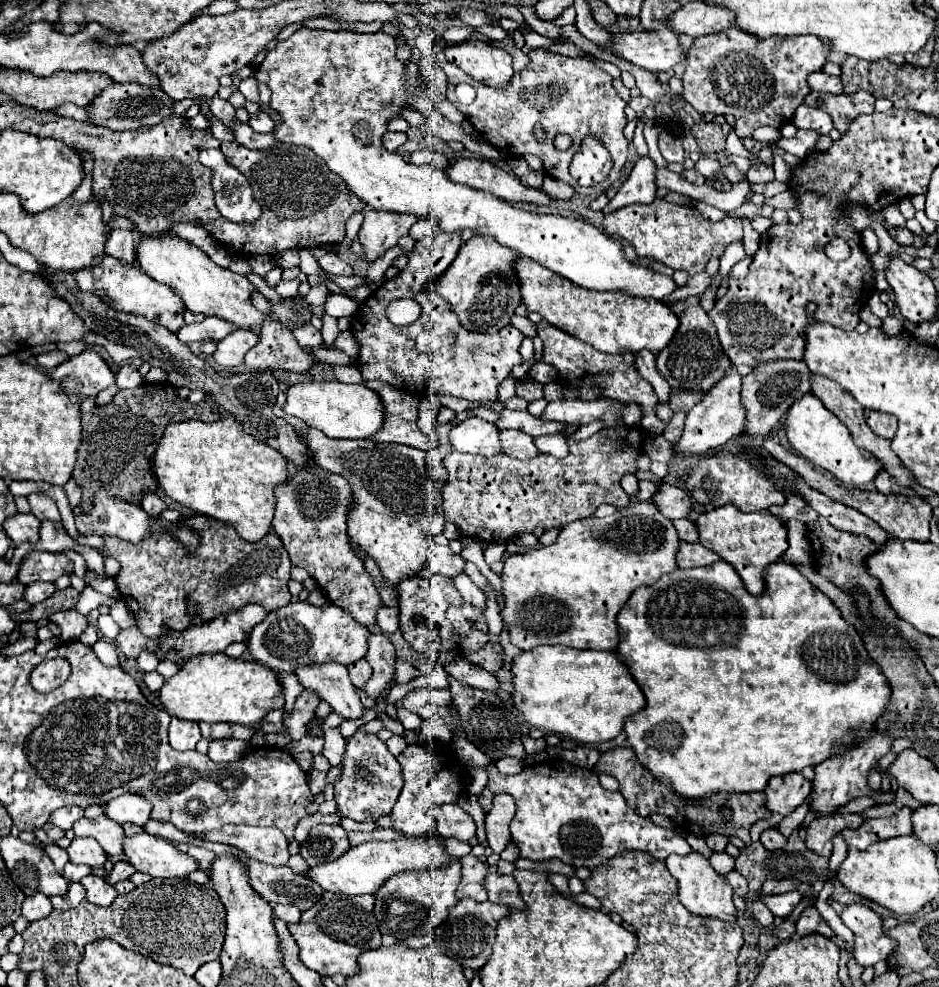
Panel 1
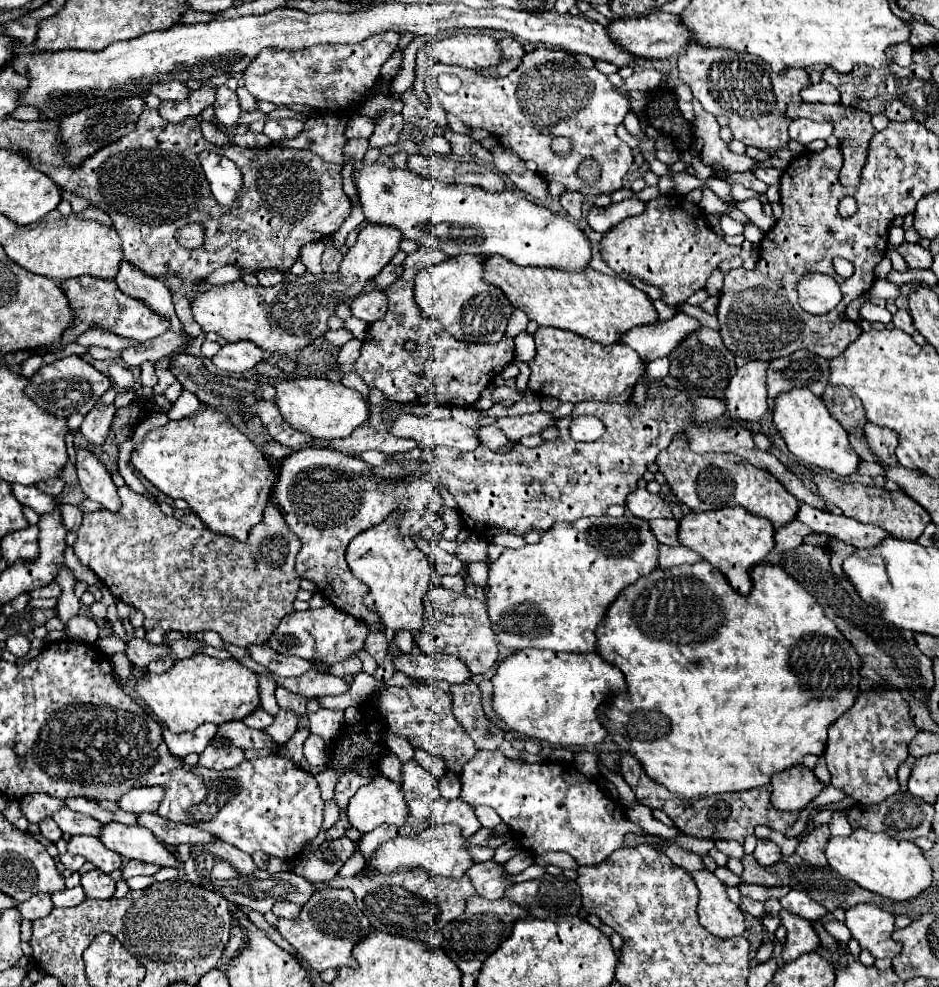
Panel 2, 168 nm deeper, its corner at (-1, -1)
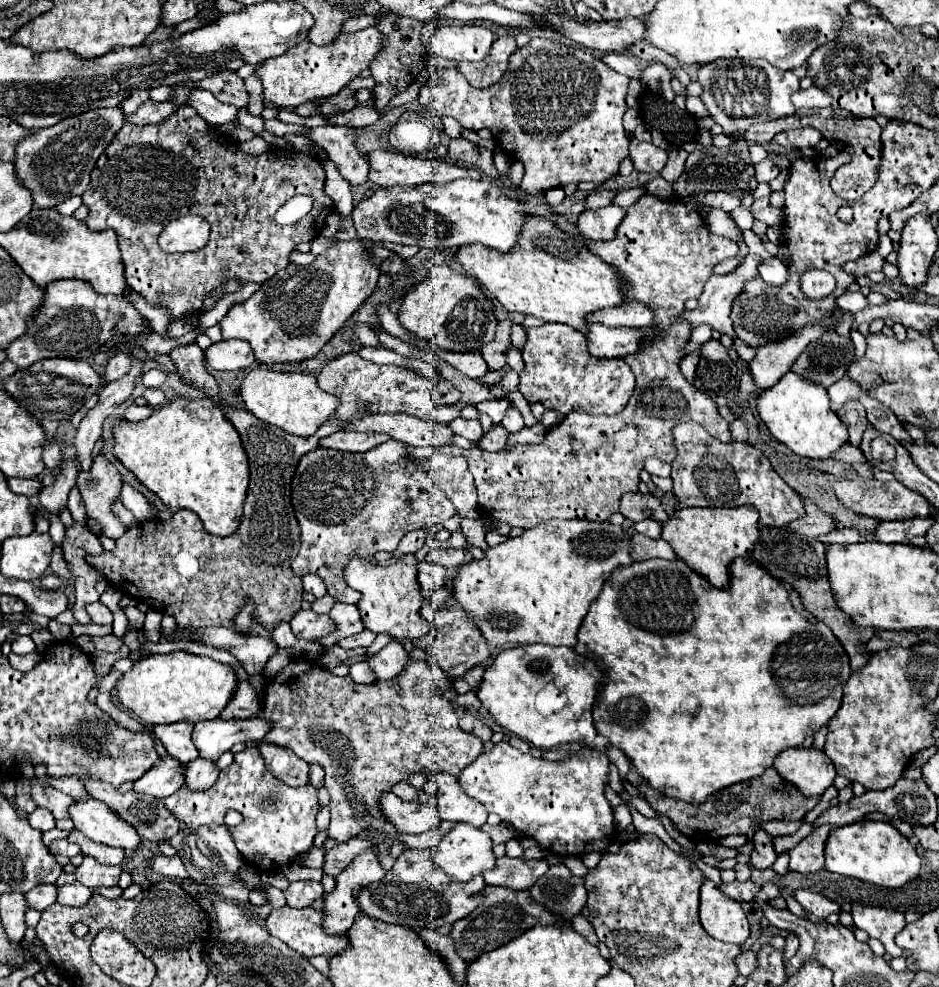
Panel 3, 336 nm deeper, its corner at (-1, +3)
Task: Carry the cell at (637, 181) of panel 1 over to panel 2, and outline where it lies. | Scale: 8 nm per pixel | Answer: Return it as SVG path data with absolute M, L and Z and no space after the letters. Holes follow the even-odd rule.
M623 199L619 203L611 203L603 209L593 209L587 215L587 221L591 225L591 229L599 231L599 233L607 233L611 227L615 227L619 221L623 221L625 217L631 215L639 215L643 213L645 203L639 199Z

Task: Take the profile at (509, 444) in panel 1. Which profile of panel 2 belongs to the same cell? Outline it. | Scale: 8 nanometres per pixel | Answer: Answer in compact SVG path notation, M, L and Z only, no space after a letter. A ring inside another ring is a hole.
M495 425L481 427L481 429L479 429L479 439L481 439L481 443L483 443L487 449L491 449L491 451L499 451L501 447L507 447L509 443L517 443L517 441L507 439L505 433L503 433L503 429L499 429L499 427L495 427Z

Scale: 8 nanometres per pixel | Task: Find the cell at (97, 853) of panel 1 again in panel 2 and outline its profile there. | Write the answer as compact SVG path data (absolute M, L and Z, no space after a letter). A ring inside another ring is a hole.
M73 835L69 839L69 853L85 857L103 873L111 873L113 869L119 869L123 865L123 859L119 857L119 853L107 849L97 837L91 837L91 835Z

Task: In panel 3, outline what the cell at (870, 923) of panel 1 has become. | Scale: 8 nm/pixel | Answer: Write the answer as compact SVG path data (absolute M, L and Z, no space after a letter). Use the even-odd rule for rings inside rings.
M853 905L851 915L855 921L855 927L867 931L869 937L873 937L873 939L879 939L891 957L909 957L911 955L905 949L895 945L895 935L907 925L905 915L901 911Z

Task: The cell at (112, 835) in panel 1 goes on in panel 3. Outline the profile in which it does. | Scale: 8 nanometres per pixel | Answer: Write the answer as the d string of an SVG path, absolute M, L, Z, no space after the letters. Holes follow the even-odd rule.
M31 777L29 785L31 785L31 797L39 807L49 809L55 819L67 819L69 817L67 807L73 803L73 797L69 797L69 795L57 791L57 789L49 787L49 785L45 785L37 777Z

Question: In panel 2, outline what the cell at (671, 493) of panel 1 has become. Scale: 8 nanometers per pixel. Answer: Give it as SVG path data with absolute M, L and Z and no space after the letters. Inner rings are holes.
M637 489L627 497L627 509L637 515L643 517L647 521L657 519L657 517L673 517L671 507L665 499L661 499L659 495L649 493L647 489Z

